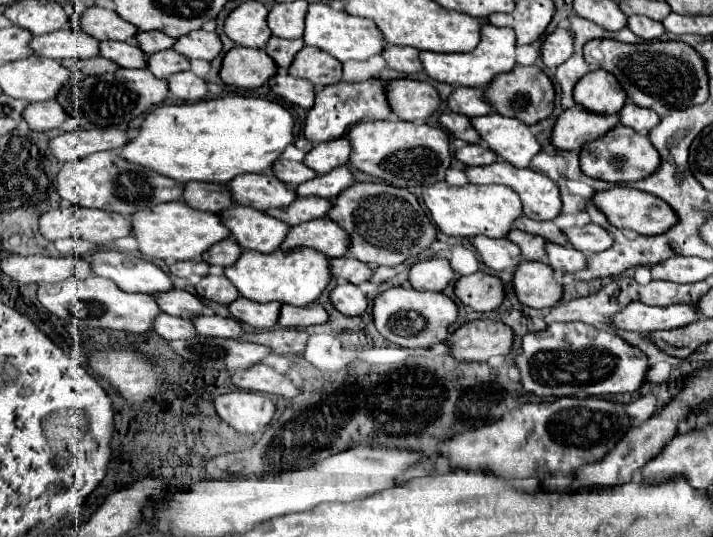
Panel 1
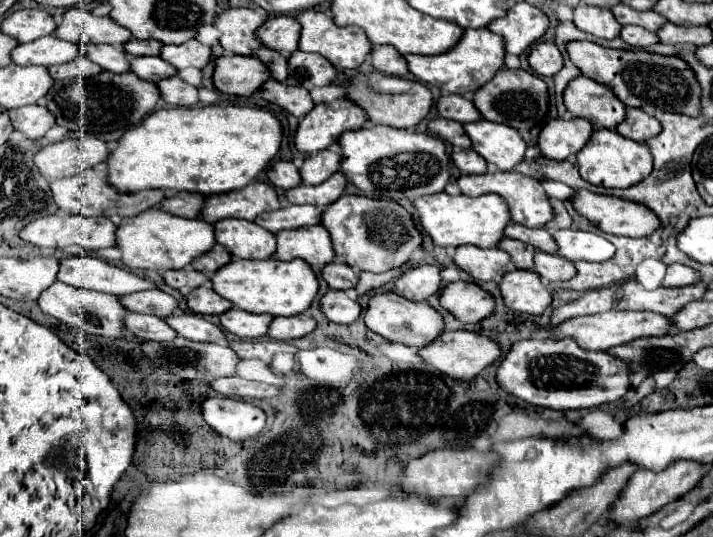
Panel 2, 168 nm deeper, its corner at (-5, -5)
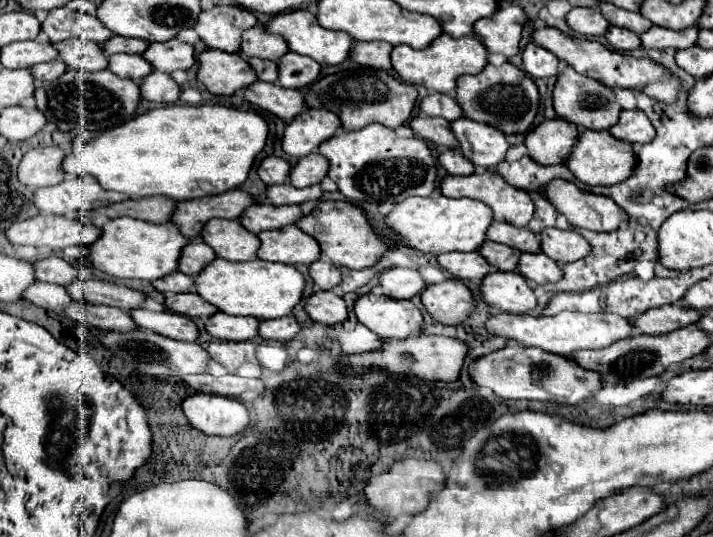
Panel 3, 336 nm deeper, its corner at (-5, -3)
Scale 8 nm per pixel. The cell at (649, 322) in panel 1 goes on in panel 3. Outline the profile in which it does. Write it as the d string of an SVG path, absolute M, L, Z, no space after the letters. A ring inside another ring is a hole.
M600 311L600 313L558 313L554 317L532 317L532 315L514 315L514 313L498 313L486 321L486 329L494 335L508 337L512 341L522 343L524 347L540 347L550 353L570 355L582 349L600 349L608 347L614 341L626 339L634 335L632 319L620 317L616 313Z

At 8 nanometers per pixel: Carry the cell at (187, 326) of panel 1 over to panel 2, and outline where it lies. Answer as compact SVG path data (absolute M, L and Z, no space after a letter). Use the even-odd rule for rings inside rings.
M128 313L124 317L124 327L140 341L166 341L176 337L176 331L170 329L160 317L154 315Z

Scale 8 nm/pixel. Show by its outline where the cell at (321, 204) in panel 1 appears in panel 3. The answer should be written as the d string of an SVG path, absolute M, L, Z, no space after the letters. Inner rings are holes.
M258 203L252 205L244 211L244 215L240 217L240 223L250 229L252 233L260 233L260 231L268 231L268 229L280 229L286 225L296 223L300 217L304 217L302 207L300 205L282 205L276 207L272 203Z

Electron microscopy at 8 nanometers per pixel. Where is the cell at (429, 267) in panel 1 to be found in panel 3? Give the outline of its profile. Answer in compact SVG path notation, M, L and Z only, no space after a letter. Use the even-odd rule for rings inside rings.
M386 269L380 275L380 287L386 297L392 299L412 299L414 295L422 293L426 289L426 281L422 279L418 269Z

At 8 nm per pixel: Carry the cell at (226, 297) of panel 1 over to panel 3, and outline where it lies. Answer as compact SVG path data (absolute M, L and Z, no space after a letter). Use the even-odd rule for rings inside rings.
M166 293L166 307L174 313L188 315L188 317L202 317L202 319L218 311L212 303L204 301L198 293Z

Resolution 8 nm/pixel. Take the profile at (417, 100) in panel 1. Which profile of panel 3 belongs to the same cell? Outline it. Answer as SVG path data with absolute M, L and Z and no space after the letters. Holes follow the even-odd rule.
M358 67L358 69L326 75L318 79L314 85L310 85L306 91L306 101L310 107L322 105L326 109L332 109L340 117L342 127L350 131L362 129L370 123L382 123L390 129L400 127L410 119L412 109L416 105L416 97L418 91L414 85L394 79L386 71L370 69L370 67Z

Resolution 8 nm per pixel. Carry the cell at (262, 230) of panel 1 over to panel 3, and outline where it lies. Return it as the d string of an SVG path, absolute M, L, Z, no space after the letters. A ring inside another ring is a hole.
M212 219L204 225L200 237L216 251L218 257L228 261L256 259L256 251L260 249L258 235L244 229L236 219Z

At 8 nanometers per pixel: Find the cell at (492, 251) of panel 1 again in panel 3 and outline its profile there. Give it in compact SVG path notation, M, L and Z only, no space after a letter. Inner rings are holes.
M450 251L450 253L442 253L438 255L438 263L450 271L452 275L460 277L460 279L478 279L482 281L490 271L492 271L492 265L478 253L478 251L472 251L472 253L456 253L456 251Z

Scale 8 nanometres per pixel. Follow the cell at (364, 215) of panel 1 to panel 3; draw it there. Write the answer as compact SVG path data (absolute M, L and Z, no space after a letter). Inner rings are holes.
M318 201L314 211L310 215L302 217L296 225L320 243L322 253L334 265L342 265L342 267L350 267L350 269L374 267L388 251L394 249L392 239L380 235L372 227L366 211L348 201Z

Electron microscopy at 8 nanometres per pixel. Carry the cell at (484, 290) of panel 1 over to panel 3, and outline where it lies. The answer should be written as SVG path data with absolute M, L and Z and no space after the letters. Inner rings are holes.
M448 279L426 287L422 293L422 303L428 313L444 325L460 325L476 309L472 291L458 279Z

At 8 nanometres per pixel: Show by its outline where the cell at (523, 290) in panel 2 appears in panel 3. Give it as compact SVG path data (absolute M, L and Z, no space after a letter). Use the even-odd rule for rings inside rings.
M494 271L482 281L482 299L506 313L530 313L536 307L534 287L516 271Z

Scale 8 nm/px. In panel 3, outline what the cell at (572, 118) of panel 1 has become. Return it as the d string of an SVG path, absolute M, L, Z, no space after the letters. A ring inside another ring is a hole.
M546 119L526 135L528 155L540 165L566 163L578 143L578 127L566 119Z

